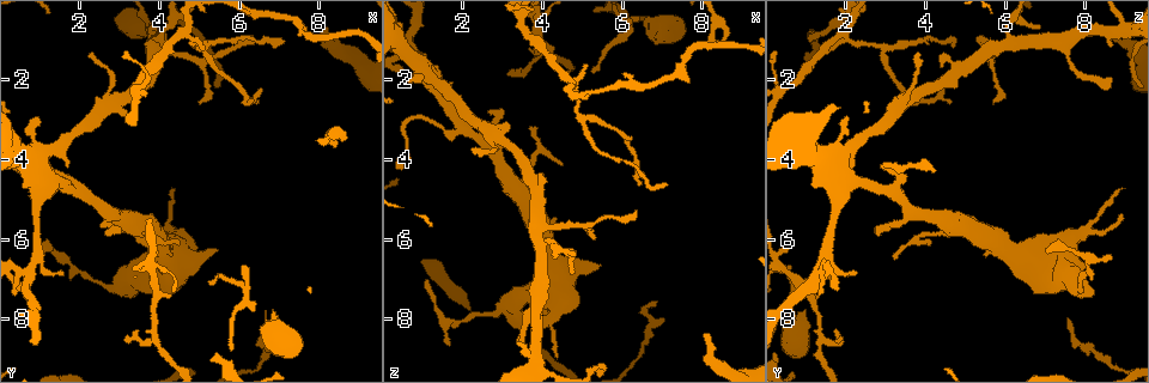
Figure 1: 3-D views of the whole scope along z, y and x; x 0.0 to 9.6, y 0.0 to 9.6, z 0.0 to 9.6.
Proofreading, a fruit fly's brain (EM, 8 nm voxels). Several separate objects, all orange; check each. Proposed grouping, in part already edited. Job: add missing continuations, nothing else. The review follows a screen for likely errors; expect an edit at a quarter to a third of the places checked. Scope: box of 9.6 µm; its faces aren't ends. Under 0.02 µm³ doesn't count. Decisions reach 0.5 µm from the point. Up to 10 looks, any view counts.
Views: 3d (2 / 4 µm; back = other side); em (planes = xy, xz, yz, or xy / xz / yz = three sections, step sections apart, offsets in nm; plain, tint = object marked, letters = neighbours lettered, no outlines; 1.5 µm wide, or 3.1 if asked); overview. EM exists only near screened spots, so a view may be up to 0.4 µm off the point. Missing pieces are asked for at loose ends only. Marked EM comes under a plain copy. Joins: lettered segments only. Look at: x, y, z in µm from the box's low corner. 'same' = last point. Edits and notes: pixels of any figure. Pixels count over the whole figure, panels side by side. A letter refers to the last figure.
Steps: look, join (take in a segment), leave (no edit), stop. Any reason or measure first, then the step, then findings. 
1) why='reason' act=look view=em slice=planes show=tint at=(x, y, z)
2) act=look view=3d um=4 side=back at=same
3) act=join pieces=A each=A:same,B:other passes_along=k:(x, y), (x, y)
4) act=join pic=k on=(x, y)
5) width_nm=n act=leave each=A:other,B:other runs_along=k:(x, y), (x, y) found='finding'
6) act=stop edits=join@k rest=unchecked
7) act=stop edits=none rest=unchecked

why='an open end' act=look view=em slice=planes show=tint at=(4.95, 2.55, 5.75)

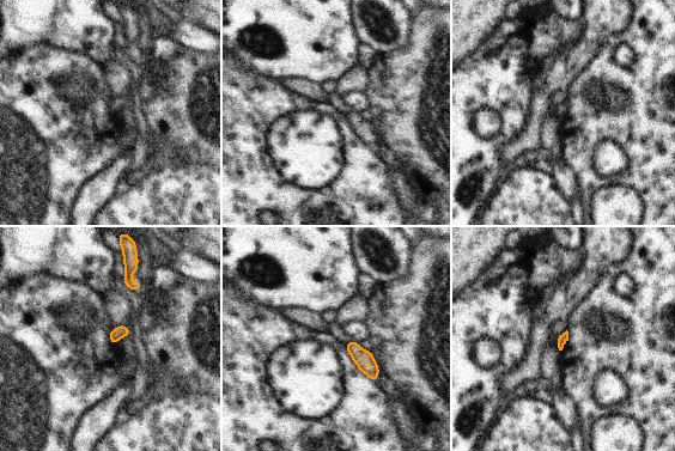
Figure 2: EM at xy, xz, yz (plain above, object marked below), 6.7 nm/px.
why='what lies round it' act=look view=em slice=planes show=letters at=same

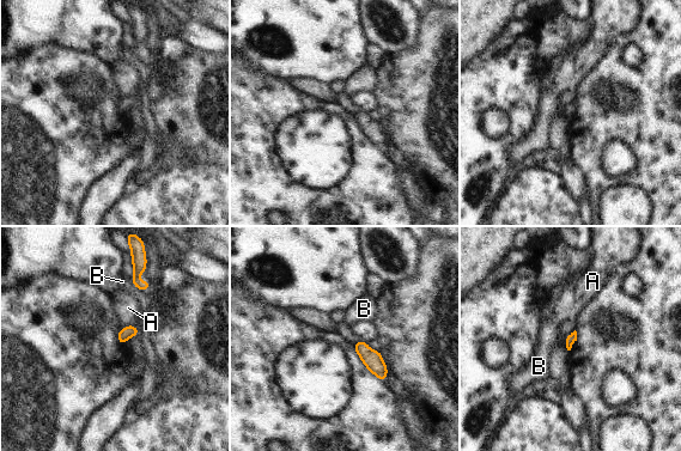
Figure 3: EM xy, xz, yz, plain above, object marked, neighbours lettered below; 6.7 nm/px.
act=leave each=A:other,B:other border=3:(129, 280), (134, 287) found='no lettered segment goes on from it'

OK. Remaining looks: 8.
act=look view=3d um=2 at=(5.25, 7.05, 1.85)

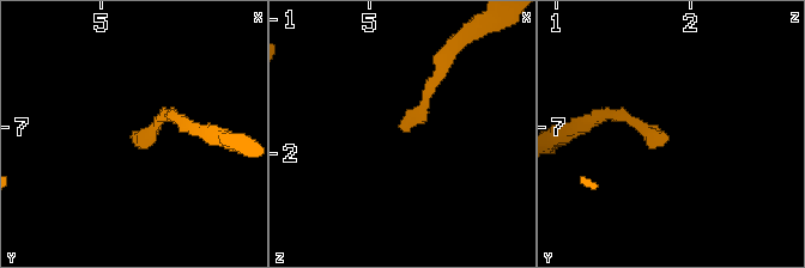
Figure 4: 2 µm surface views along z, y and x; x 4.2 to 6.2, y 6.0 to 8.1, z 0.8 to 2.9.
act=look view=em slice=yz step=4 show=tint at=(5.26, 7.08, 1.84)

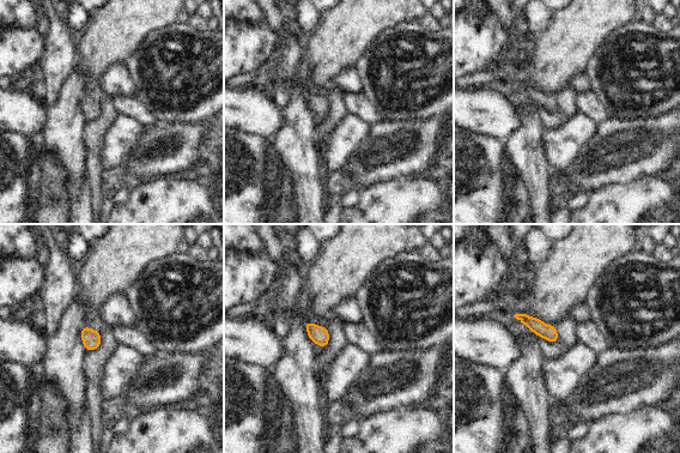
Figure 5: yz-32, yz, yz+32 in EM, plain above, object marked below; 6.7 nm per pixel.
act=look view=em slice=planes show=letters at=same

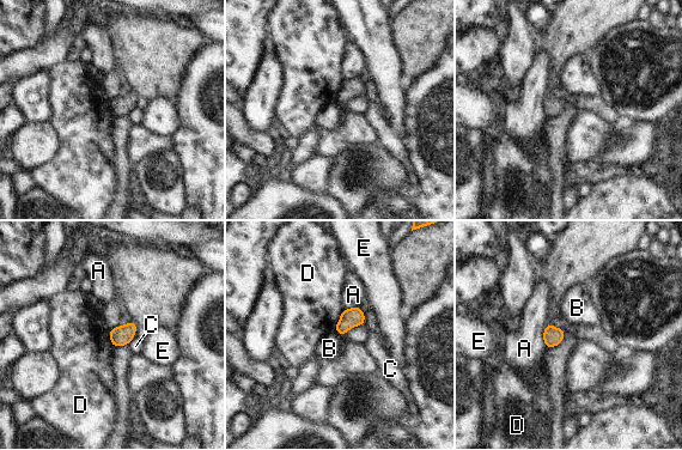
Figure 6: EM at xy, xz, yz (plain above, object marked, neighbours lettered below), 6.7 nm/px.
act=leave each=A:other,B:other,C:other,D:other,E:other border=6:(335, 330), (342, 335) found='no lettered segment goes on from it'

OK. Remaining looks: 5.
why='free end' act=look view=3d um=2 at=(4.50, 6.20, 4.10)

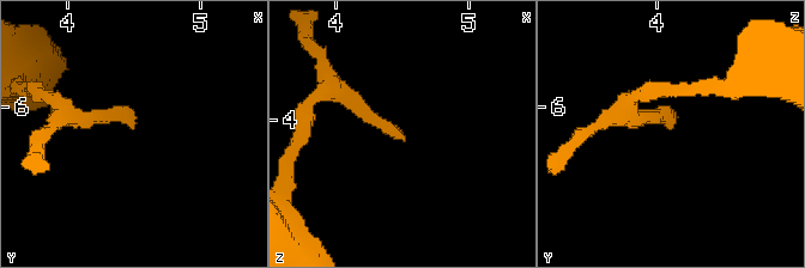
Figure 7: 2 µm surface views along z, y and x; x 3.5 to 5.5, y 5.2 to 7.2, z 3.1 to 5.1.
act=look view=em slice=planes show=letters at=(4.48, 6.18, 4.10)

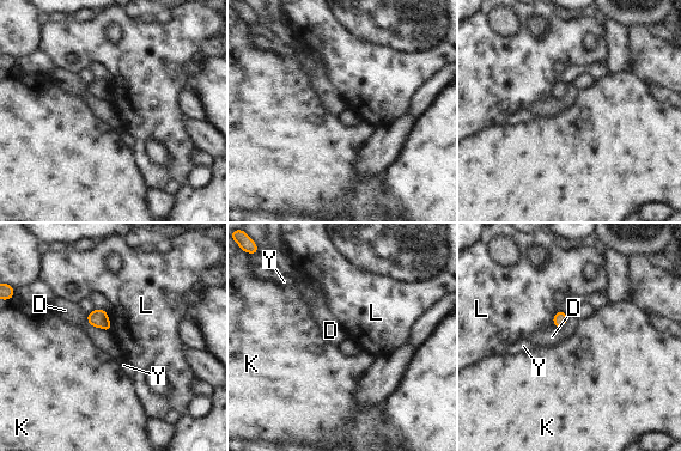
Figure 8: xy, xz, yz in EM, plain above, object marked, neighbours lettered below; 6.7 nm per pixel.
width_nm=110 longest_contact=D:200nm act=leave each=D:other,K:other,L:other,Y:other found='no lettered segment goes on from it'

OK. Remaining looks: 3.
why='branch stops here' act=look view=em slice=yz step=8 show=tint at=(0.95, 2.90, 2.05)

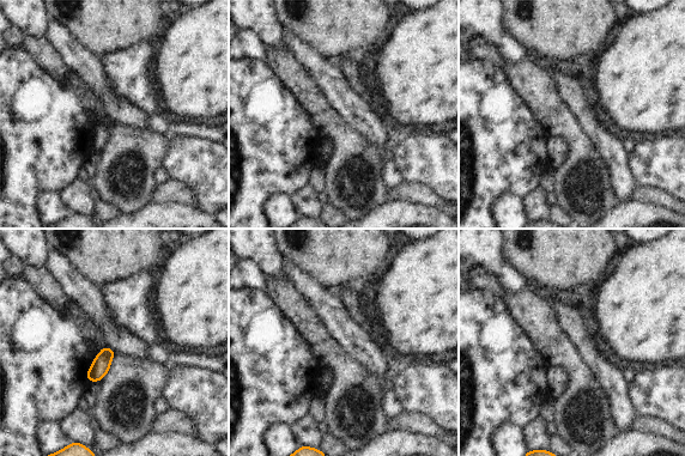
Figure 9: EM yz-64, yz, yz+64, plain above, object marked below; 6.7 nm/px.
why='another direction' act=look view=em slice=planes show=tint at=same

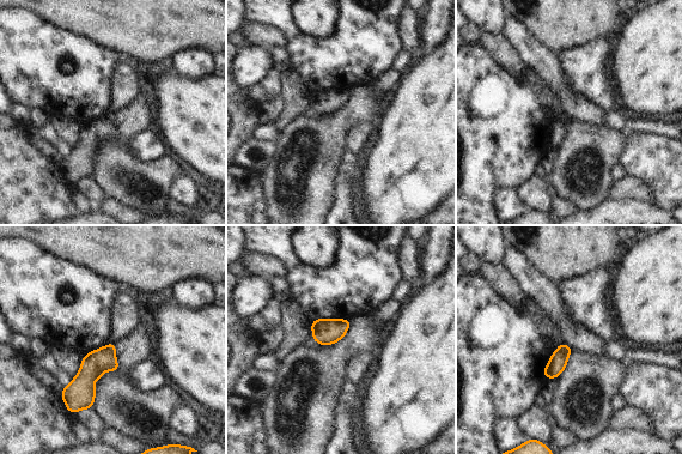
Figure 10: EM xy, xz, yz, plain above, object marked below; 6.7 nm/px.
act=look view=em slice=planes show=letters at=same

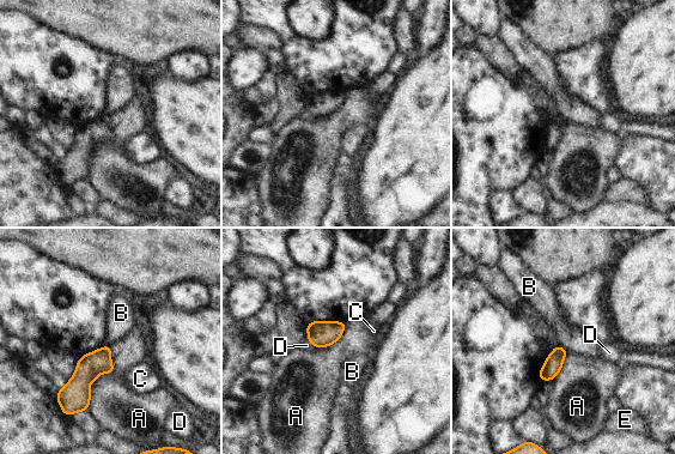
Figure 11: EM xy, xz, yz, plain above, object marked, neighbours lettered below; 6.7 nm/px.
width_nm=120 longest_contact=A:460nm act=leave each=A:other,B:other,C:other,D:other,E:other found='no lettered segment goes on from it'

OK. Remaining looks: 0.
act=stop edits=none rest=unchecked

